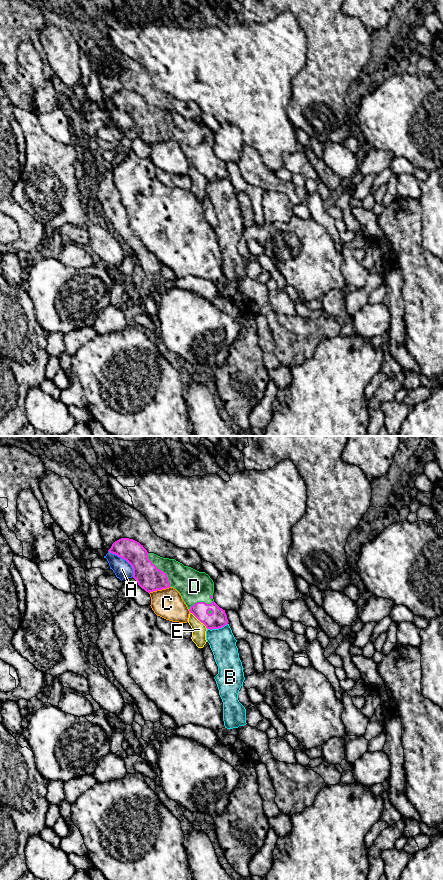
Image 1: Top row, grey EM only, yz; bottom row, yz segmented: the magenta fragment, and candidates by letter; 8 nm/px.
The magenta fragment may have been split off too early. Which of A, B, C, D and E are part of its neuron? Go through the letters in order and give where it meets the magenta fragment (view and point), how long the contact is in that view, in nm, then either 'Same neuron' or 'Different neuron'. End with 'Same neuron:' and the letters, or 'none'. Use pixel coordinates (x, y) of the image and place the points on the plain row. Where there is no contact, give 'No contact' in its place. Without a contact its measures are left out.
A: Touches magenta at yz (125, 111). Shared border 300 nm. Different neuron
B: Touches magenta at yz (217, 180). Shared border 180 nm. Different neuron
C: Touches magenta at yz (159, 141). Shared border 180 nm. Different neuron
D: Touches magenta at yz (160, 122). Shared border 320 nm. Same neuron
E: Touches magenta at yz (199, 172). Shared border 190 nm. Different neuron
Same neuron: D

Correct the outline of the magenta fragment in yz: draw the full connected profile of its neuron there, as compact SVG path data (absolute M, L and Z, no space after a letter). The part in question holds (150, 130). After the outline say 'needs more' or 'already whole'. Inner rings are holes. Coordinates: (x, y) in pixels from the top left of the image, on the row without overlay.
M121 90L115 93L108 103L126 112L132 118L133 130L146 144L150 145L173 139L182 148L190 165L203 175L207 181L219 181L228 176L225 162L214 154L214 134L205 124L199 124L191 119L184 118L175 111L163 110L154 105L148 105L143 97L129 90Z; needs more

